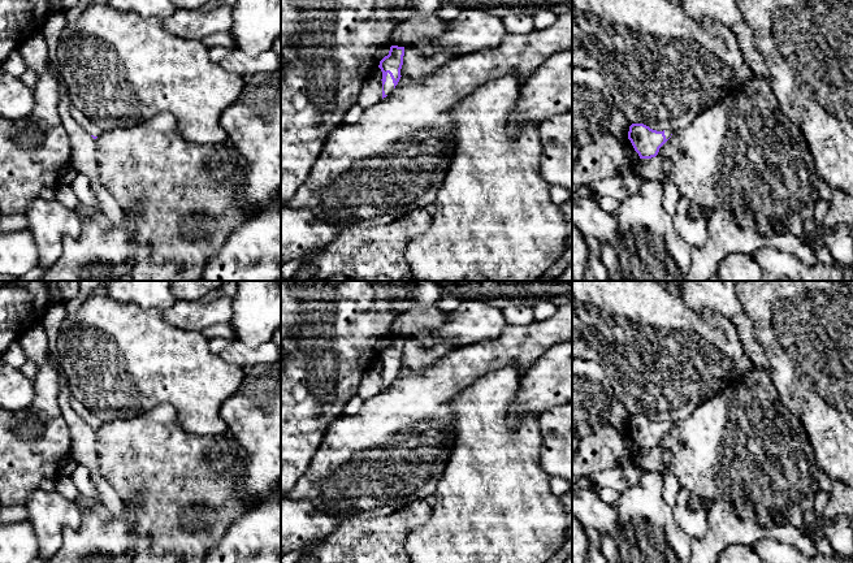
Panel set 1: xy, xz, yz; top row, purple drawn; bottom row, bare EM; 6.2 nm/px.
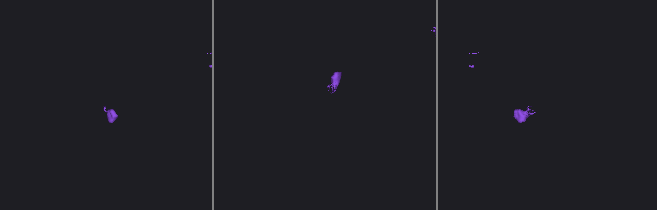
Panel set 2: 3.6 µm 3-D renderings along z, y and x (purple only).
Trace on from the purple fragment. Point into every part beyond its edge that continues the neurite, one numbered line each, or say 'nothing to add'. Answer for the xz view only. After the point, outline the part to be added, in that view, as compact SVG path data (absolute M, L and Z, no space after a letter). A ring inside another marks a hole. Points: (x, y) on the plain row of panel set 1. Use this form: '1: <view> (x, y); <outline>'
1: xz (389, 376); M387 364L386 373L384 376L385 386L389 386L393 380L394 380L394 374L393 374L393 371L391 371L390 365Z

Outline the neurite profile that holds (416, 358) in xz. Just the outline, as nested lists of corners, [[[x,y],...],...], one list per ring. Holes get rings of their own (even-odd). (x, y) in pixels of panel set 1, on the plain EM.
[[[407,337],[404,338],[400,367],[415,372],[424,372],[451,350],[454,350],[454,347],[449,343],[437,343],[430,348],[424,348],[415,338]]]

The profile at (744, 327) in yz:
[[[744,312],[731,319],[739,338],[748,352],[749,359],[759,368],[767,369],[767,355],[754,334],[754,325],[750,317]]]

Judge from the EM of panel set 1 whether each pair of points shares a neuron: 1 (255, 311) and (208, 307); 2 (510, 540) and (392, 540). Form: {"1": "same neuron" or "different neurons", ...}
{"1": "different neurons", "2": "different neurons"}

